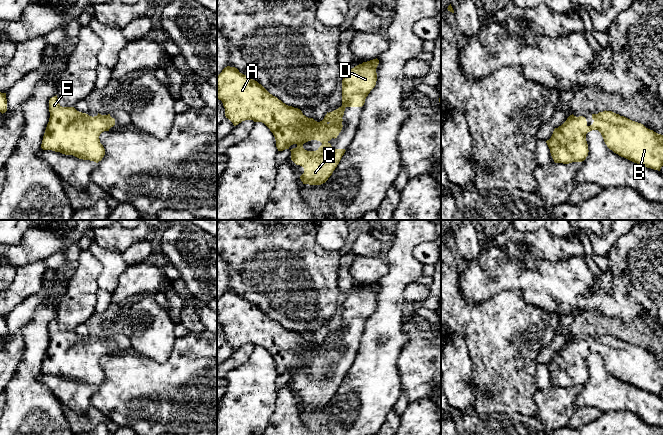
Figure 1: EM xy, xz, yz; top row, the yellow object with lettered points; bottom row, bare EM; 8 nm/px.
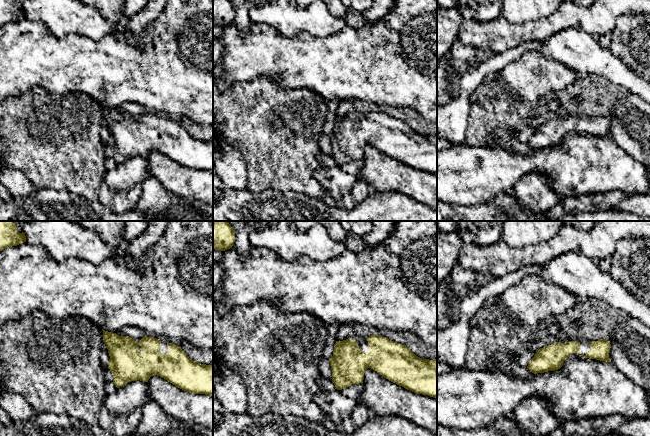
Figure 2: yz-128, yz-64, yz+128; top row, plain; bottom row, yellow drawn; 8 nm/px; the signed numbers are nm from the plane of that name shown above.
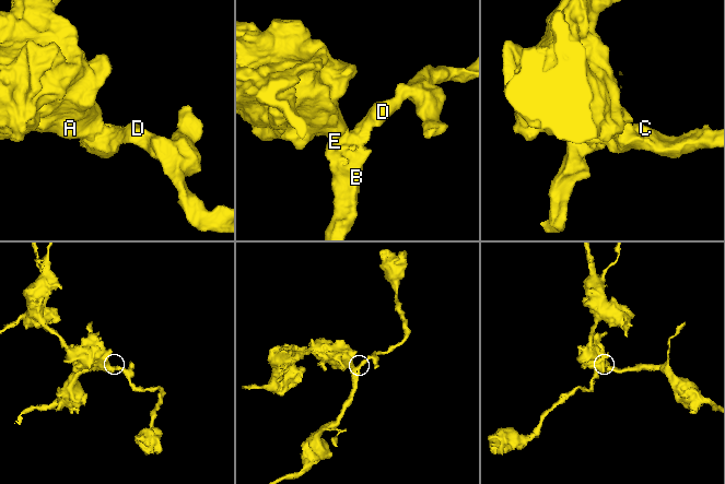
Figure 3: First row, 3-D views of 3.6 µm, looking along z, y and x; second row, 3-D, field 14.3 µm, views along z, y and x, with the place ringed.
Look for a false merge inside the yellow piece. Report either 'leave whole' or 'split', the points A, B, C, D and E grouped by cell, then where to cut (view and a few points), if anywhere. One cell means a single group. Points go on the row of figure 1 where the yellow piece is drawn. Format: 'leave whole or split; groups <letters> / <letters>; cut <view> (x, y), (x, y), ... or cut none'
leave whole; groups A B C D E; cut none

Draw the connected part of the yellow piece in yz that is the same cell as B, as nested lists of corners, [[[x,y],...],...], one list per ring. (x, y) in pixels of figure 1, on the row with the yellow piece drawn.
[[[612,111],[592,114],[592,119],[593,124],[588,126],[585,117],[572,114],[554,129],[546,143],[555,163],[584,161],[589,152],[586,134],[598,130],[614,153],[660,171],[663,166],[663,135]]]

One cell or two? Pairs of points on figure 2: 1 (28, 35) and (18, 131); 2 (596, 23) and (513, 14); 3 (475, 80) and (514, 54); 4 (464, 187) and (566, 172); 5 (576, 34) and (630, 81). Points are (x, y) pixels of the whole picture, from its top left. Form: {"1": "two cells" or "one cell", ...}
{"1": "two cells", "2": "two cells", "3": "one cell", "4": "one cell", "5": "one cell"}

